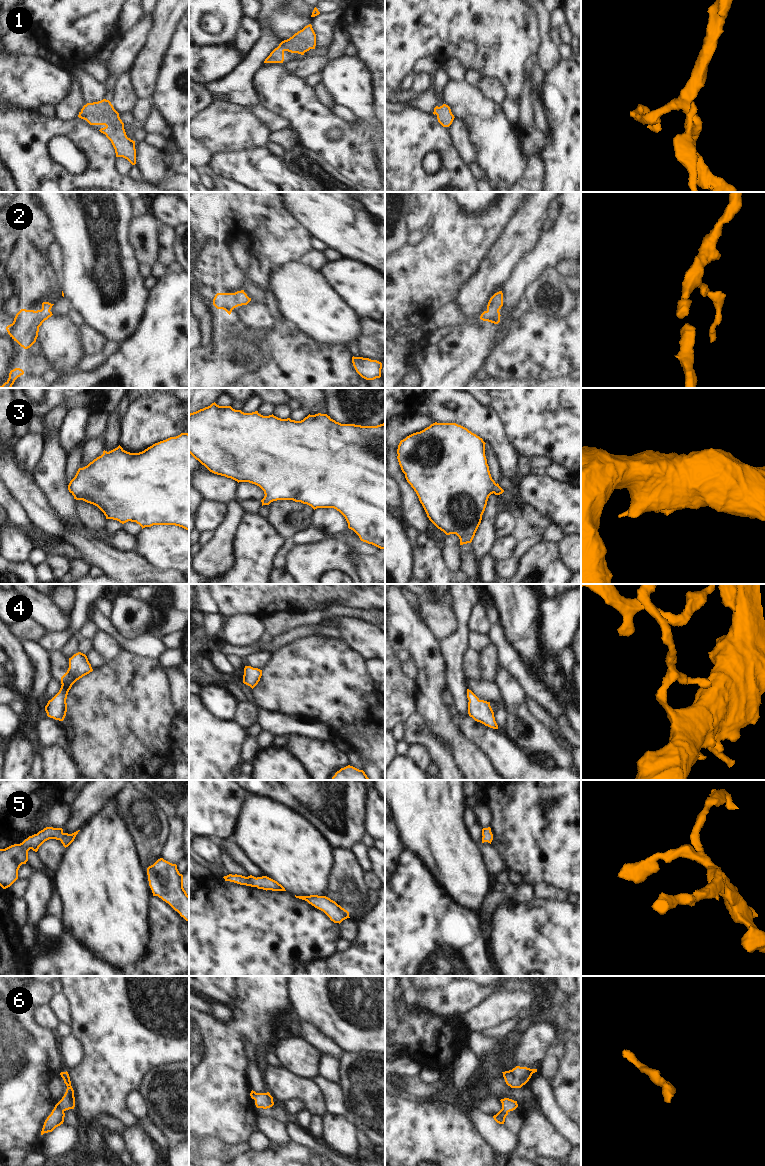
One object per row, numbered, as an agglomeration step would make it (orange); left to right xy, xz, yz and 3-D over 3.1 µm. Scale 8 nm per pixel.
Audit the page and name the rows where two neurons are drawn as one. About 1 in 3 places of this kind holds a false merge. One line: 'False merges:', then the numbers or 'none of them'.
False merges: none of them

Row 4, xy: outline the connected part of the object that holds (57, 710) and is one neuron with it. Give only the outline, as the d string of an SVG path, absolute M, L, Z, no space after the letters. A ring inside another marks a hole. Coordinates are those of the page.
M78 652L69 658L69 668L61 677L60 690L45 706L48 717L59 721L64 720L67 712L66 699L69 690L77 680L92 671L91 664L85 654Z

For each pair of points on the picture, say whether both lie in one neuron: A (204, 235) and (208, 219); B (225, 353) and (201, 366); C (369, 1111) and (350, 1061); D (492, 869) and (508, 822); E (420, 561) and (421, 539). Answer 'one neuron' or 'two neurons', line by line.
A: one neuron
B: one neuron
C: one neuron
D: two neurons
E: one neuron

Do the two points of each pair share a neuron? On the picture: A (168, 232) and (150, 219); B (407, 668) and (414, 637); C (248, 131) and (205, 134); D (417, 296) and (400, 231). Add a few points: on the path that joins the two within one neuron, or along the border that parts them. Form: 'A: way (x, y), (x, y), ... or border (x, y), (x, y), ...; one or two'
A: border (161, 223), (159, 228), (160, 249); two
B: border (410, 660), (415, 667), (415, 679); two
C: way (237, 131), (216, 131); one
D: border (407, 242), (395, 251); two

